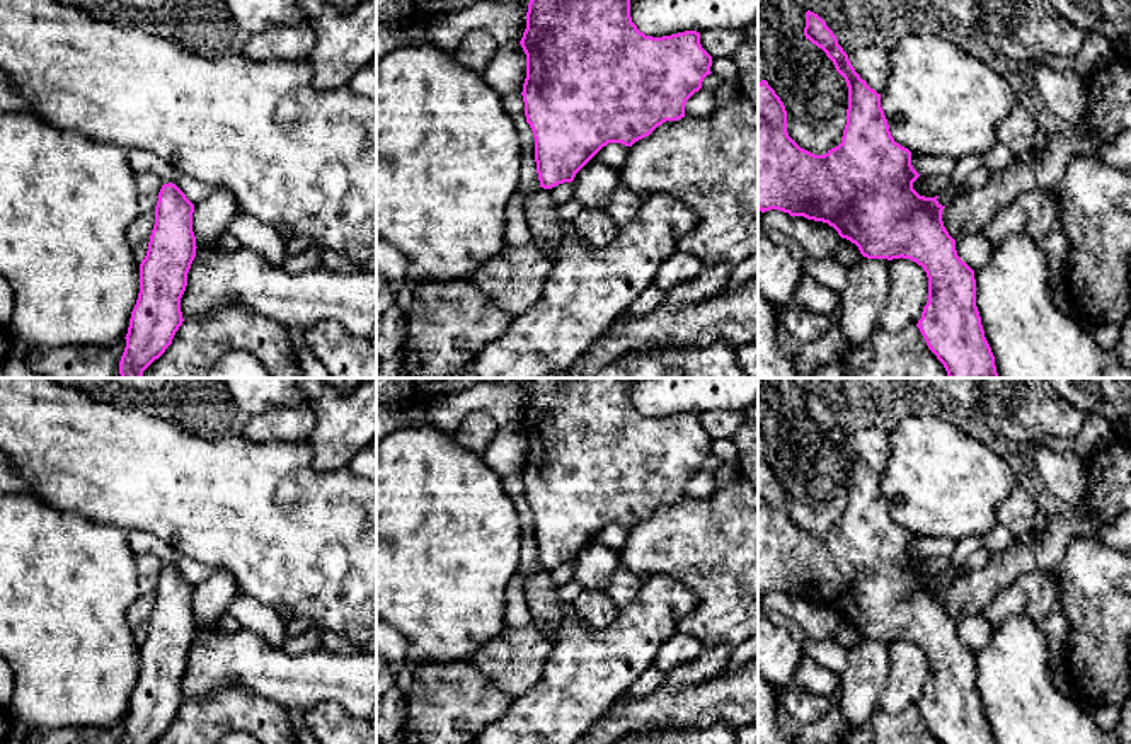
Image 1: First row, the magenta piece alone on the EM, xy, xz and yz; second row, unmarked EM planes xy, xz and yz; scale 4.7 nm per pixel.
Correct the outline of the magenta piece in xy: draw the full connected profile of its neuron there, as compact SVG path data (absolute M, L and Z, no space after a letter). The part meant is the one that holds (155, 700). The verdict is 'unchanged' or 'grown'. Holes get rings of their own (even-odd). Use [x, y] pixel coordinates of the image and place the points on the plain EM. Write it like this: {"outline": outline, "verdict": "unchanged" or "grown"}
{"outline": "M172 564L164 565L157 579L155 606L140 645L140 674L119 744L153 744L184 703L181 679L198 630L194 586Z", "verdict": "unchanged"}

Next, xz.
{"outline": "M533 378L520 426L526 436L521 477L543 570L572 564L608 524L632 528L663 504L685 499L686 482L712 455L700 414L646 417L632 403L630 378Z", "verdict": "unchanged"}

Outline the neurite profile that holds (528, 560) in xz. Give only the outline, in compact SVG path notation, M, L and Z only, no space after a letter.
M535 540L528 541L520 550L520 567L518 567L518 577L526 582L531 572L540 569L538 555L537 555L537 543Z

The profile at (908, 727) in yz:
M910 707L901 713L876 708L864 727L847 727L841 744L940 744L928 730L920 710Z

